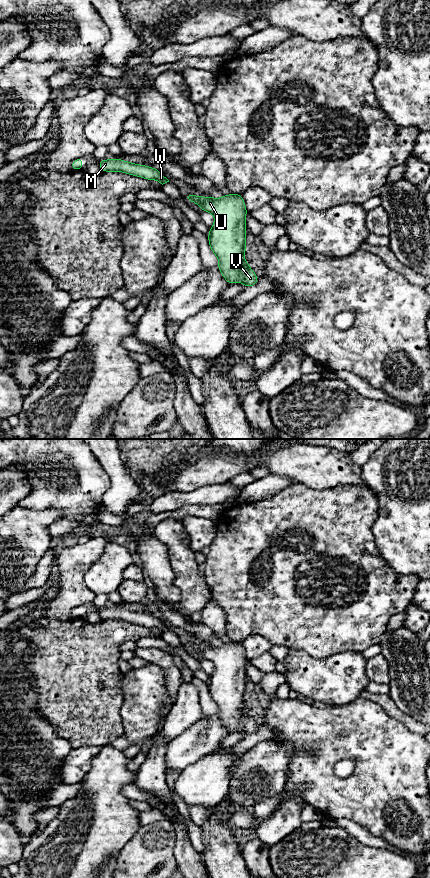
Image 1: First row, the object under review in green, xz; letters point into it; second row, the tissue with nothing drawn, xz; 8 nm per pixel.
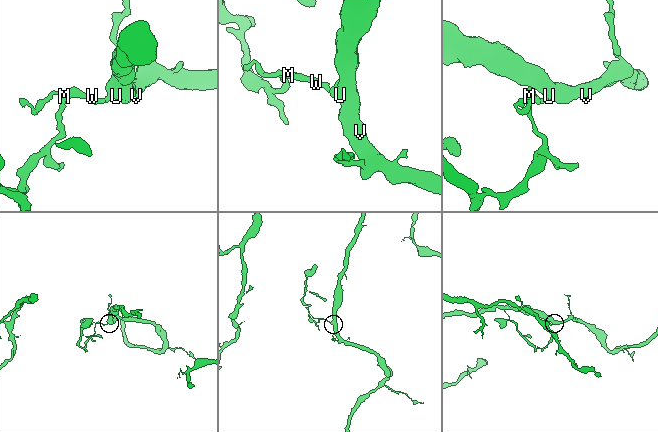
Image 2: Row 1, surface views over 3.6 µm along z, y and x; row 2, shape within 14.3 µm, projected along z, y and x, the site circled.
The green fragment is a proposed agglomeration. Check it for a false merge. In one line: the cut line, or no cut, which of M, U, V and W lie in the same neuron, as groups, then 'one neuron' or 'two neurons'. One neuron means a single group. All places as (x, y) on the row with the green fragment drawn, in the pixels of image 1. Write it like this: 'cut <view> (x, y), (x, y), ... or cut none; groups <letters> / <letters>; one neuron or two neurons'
cut xz (200, 197), (196, 203); groups M W / U V; two neurons

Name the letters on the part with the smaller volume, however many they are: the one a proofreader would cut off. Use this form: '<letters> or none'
M, W

